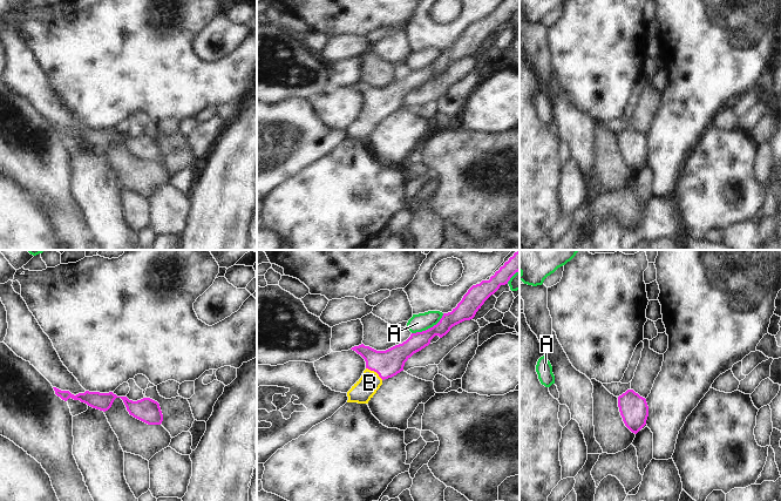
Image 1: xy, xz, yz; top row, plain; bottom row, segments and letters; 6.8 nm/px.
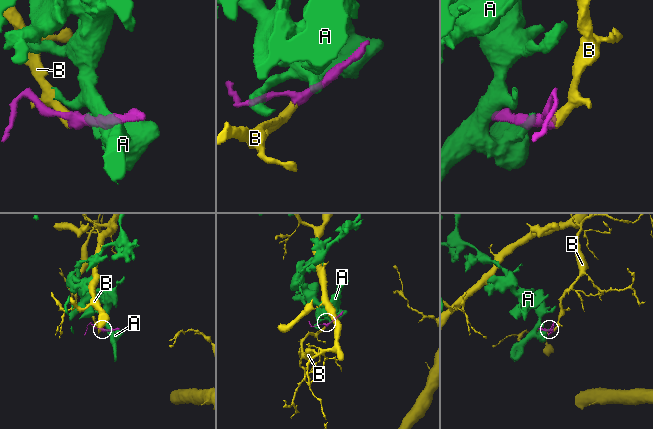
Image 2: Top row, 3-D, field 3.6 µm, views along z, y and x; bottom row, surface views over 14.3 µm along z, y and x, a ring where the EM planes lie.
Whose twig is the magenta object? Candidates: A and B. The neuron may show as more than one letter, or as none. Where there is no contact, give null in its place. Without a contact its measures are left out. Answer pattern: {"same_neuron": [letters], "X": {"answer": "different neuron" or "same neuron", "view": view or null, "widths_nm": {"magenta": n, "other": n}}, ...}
{"same_neuron": ["B"], "A": {"answer": "different neuron", "view": "xz", "widths_nm": {"magenta": 120, "other": 120}}, "B": {"answer": "same neuron", "view": "xz", "widths_nm": {"magenta": 190, "other": 150}}}

